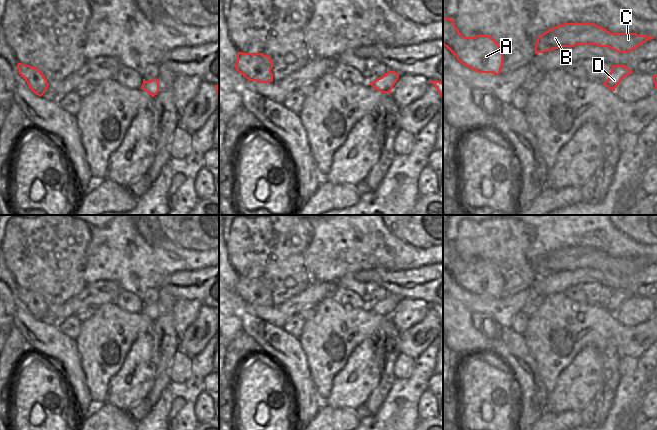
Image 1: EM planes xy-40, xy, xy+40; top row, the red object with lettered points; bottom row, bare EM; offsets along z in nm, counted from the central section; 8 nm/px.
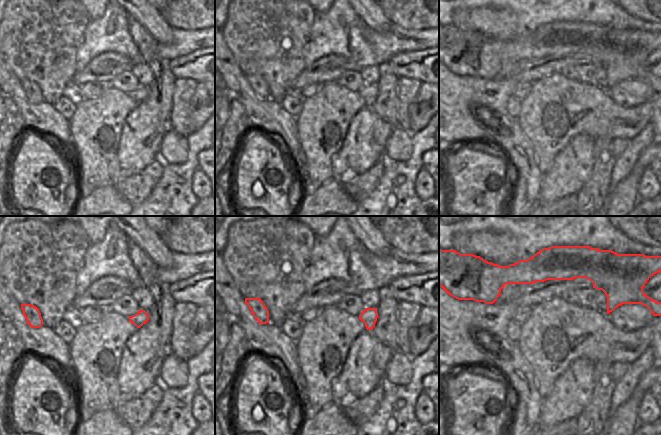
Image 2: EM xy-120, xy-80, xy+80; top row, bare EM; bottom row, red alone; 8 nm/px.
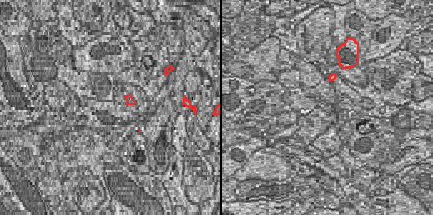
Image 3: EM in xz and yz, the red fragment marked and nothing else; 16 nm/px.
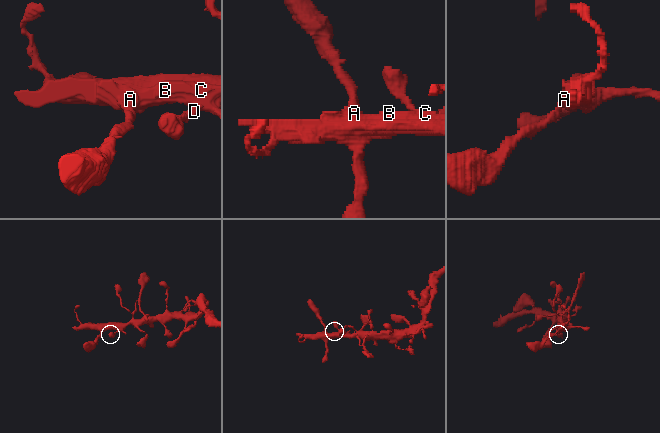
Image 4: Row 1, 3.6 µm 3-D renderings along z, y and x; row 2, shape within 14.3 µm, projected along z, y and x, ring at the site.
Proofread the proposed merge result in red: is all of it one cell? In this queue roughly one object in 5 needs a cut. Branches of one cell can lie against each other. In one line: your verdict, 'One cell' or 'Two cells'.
One cell.

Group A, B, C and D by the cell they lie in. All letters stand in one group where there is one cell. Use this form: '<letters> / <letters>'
A B C D

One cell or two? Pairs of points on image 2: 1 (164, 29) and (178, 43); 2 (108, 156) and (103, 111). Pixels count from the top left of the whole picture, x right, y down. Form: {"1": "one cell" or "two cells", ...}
{"1": "two cells", "2": "one cell"}

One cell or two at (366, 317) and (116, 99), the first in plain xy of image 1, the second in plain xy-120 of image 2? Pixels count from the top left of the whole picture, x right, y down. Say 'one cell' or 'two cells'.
one cell

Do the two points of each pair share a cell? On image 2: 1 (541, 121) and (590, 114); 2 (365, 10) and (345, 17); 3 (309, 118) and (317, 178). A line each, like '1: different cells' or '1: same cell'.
1: same cell
2: different cells
3: same cell

